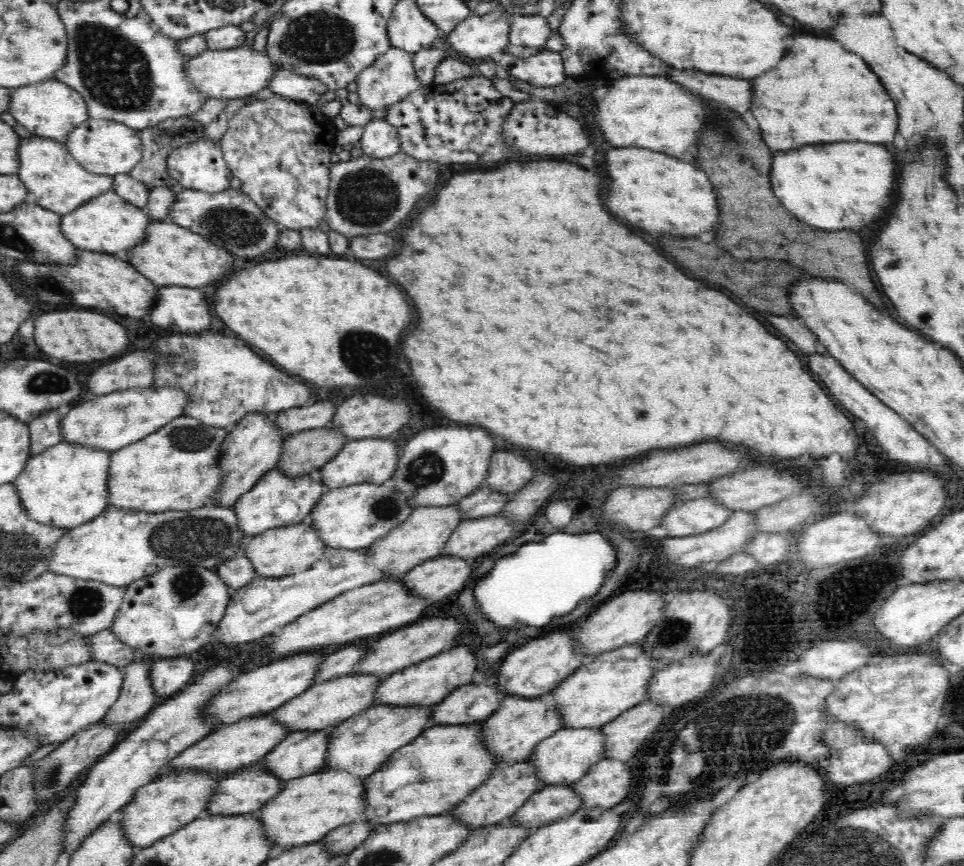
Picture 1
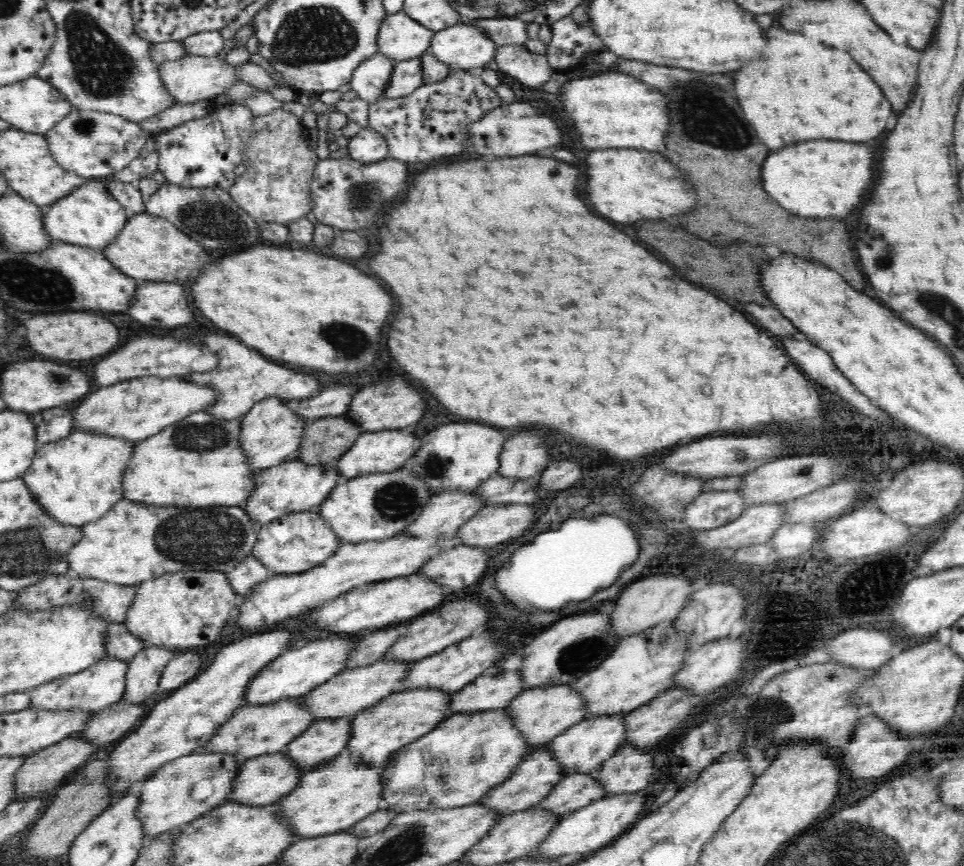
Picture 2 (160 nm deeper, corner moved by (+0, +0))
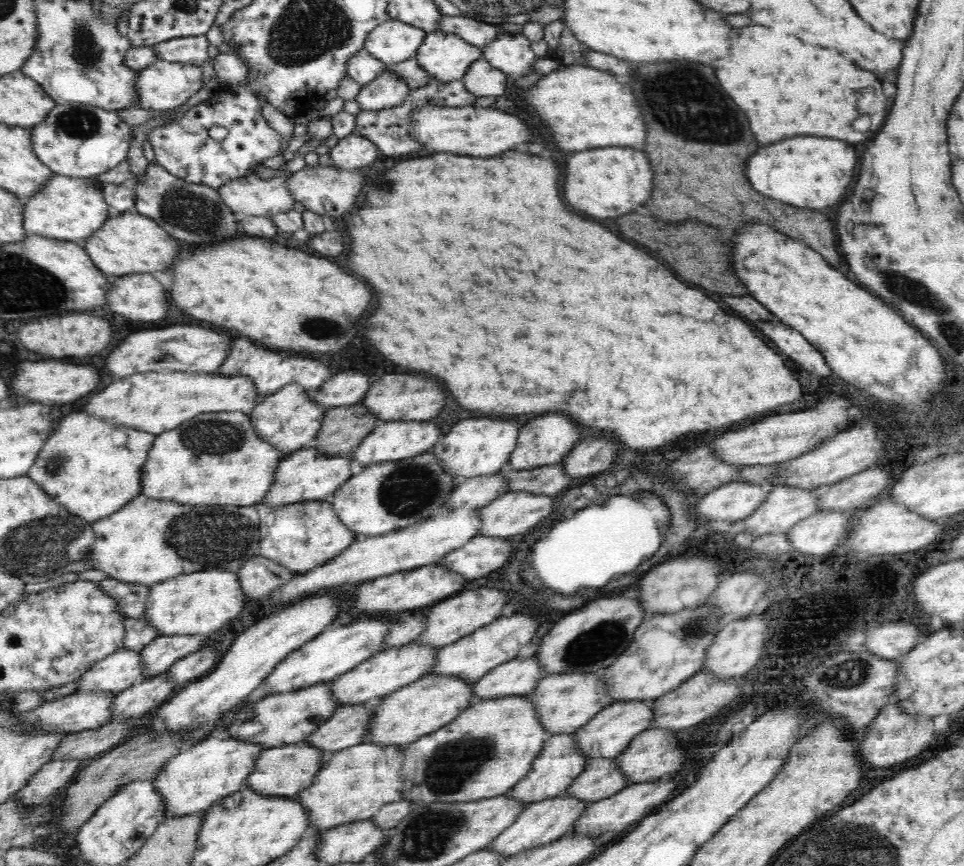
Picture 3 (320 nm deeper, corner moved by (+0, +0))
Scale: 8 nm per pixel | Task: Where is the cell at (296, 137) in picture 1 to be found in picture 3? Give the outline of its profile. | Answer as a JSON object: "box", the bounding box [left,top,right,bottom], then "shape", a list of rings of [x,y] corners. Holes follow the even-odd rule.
{"box":[219,160,298,220],"shape":[[[285,160],[285,163],[278,168],[278,174],[272,178],[260,178],[254,171],[251,171],[226,183],[219,190],[226,205],[242,217],[249,215],[258,218],[265,217],[270,220],[274,220],[276,216],[285,214],[285,212],[294,211],[294,206],[298,201],[296,201],[294,193],[290,191],[289,184],[292,183],[292,178],[296,172],[292,173],[290,170],[286,170],[287,161]]]}

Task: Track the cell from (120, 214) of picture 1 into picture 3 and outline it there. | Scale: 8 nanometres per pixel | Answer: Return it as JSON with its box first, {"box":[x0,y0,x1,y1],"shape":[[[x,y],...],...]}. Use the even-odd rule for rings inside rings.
{"box":[26,175,114,244],"shape":[[[58,175],[41,195],[26,202],[26,229],[47,239],[84,244],[98,234],[114,214],[96,179]]]}

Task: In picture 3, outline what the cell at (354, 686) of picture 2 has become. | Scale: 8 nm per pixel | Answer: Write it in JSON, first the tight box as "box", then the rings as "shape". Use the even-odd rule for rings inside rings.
{"box":[327,644,438,708],"shape":[[[407,644],[400,648],[381,650],[368,660],[362,661],[356,668],[337,677],[328,684],[327,695],[331,697],[335,707],[354,708],[361,707],[373,698],[384,698],[397,691],[401,687],[409,686],[423,675],[427,675],[426,668],[430,668],[430,662],[434,660],[434,654],[438,649],[430,647],[416,647]]]}

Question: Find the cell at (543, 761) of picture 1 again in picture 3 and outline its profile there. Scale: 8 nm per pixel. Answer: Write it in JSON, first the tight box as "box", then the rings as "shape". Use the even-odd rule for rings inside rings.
{"box":[570,702,651,759],"shape":[[[632,702],[622,704],[610,704],[601,712],[598,712],[588,724],[582,725],[572,735],[570,740],[575,744],[576,752],[589,759],[614,759],[622,754],[630,745],[631,740],[646,730],[647,721],[650,720],[651,705],[649,702]]]}

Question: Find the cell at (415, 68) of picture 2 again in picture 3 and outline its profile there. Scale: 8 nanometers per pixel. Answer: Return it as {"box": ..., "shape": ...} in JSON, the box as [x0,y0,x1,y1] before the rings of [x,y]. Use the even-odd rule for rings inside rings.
{"box":[356,68,410,110],"shape":[[[388,68],[376,80],[363,86],[356,100],[361,110],[382,110],[398,106],[410,91],[410,85],[395,70]]]}

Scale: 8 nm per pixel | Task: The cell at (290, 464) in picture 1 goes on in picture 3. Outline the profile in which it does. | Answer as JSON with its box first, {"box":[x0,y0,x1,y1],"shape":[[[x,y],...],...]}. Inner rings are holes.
{"box":[312,404,376,457],"shape":[[[362,404],[325,409],[312,449],[326,457],[349,455],[376,422]]]}

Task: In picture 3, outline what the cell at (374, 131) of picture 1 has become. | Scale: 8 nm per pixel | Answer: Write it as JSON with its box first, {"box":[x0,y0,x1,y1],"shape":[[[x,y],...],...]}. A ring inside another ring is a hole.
{"box":[330,133,381,168],"shape":[[[352,133],[330,150],[334,164],[342,168],[360,168],[372,165],[381,155],[381,150],[373,140],[366,138],[362,133]]]}

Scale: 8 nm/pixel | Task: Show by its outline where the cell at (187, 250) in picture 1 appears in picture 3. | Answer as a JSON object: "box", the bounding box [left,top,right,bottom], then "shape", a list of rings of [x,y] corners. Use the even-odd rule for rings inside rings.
{"box":[84,212,178,276],"shape":[[[138,212],[114,214],[109,223],[84,245],[98,268],[110,276],[144,272],[152,274],[156,270],[166,272],[178,258],[178,240],[170,236],[160,224],[156,224],[156,221]]]}

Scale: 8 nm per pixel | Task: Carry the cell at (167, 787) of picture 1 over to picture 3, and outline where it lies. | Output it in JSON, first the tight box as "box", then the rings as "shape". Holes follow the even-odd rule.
{"box":[151,734,262,819],"shape":[[[211,734],[186,750],[181,750],[177,756],[167,760],[151,781],[164,818],[182,819],[203,814],[218,801],[233,795],[245,783],[260,752],[262,749],[256,748],[255,744],[240,743],[221,734]]]}

